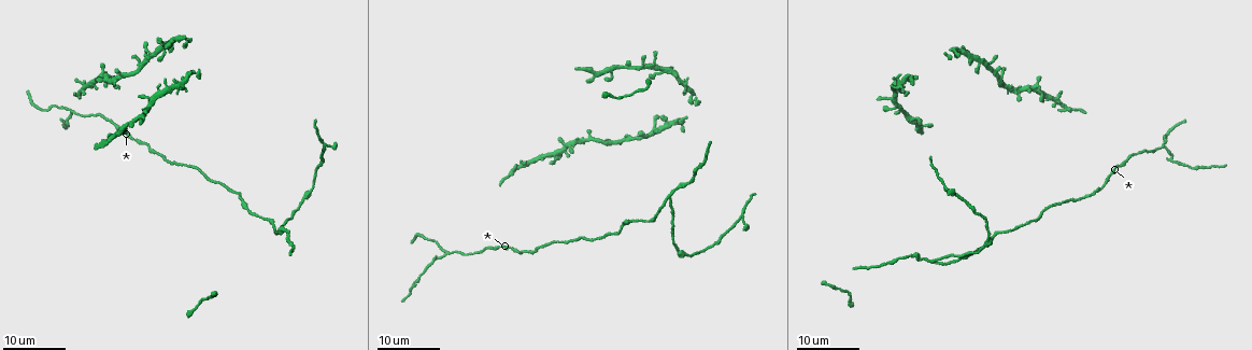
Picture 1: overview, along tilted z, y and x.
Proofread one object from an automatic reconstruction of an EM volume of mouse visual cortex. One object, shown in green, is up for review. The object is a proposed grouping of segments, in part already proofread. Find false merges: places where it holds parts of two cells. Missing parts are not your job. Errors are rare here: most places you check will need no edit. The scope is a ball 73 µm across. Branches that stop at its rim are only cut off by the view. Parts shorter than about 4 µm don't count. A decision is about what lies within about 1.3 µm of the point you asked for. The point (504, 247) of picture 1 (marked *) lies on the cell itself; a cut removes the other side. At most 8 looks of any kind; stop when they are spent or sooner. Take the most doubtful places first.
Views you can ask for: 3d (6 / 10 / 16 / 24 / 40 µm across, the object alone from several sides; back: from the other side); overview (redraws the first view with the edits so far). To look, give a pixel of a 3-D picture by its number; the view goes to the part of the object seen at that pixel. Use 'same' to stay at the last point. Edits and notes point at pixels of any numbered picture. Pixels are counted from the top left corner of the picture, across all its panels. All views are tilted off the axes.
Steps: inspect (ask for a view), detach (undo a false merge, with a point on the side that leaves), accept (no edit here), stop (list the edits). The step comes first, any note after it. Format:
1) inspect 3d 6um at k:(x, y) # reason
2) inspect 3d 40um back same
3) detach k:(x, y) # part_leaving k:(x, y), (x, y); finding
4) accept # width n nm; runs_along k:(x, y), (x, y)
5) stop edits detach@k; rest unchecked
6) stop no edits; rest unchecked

inspect 3d 16um at 1:(71, 110) # three-way junction

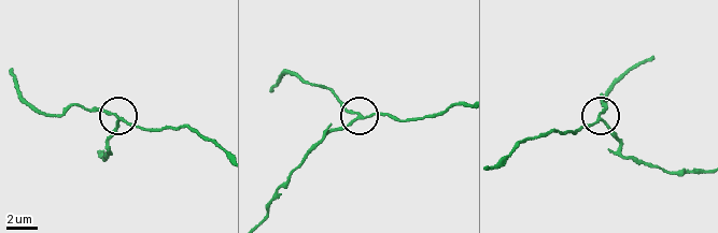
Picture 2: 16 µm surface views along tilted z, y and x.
inspect 3d 6um at 2:(601, 118) # closer look

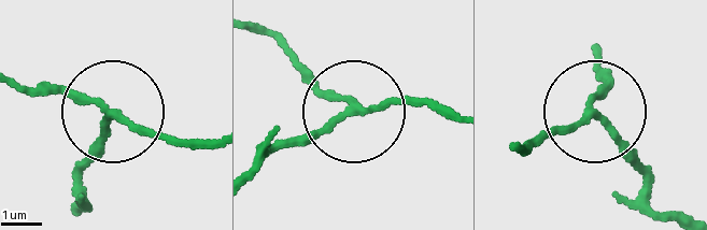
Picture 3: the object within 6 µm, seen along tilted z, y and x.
detach 3:(90, 146) # part_leaving 3:(597, 120), (664, 212); two cells meet here

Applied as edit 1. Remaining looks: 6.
inspect 3d 16um at 1:(669, 196) # two arms in line, one across

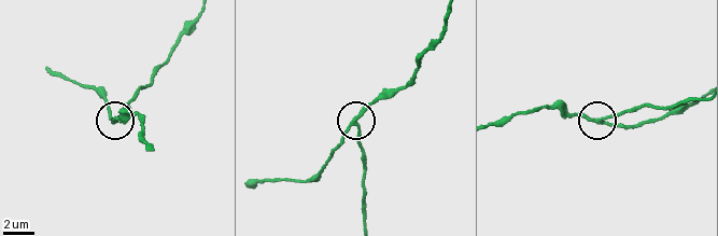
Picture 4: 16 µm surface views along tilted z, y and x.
inspect 3d 10um at 4:(600, 119) # zoom in

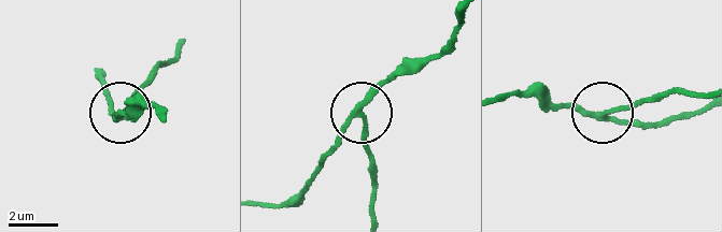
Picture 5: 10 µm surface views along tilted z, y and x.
accept # runs_along 5:(263, 205), (289, 203), (355, 116), (363, 120), (370, 162); one cell here

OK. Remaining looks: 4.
inspect 3d 24um at 1:(990, 239) # thick turns thin

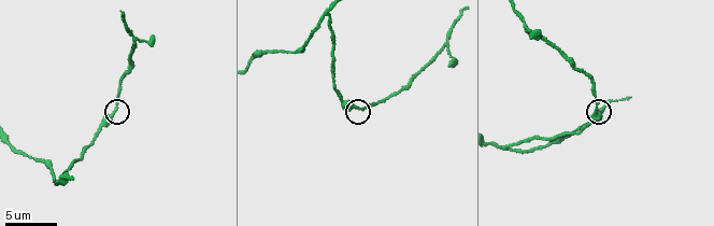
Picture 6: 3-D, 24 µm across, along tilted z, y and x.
inspect 3d 10um at 6:(595, 111) # closer look

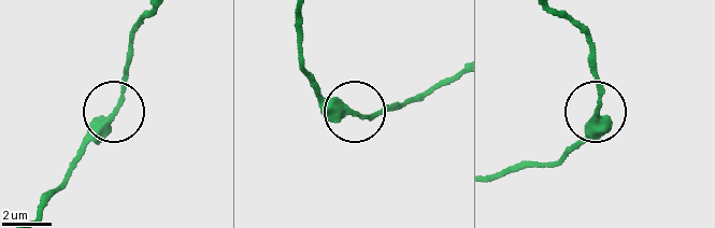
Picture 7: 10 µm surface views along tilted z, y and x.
inspect 3d 10um back at 7:(598, 109)

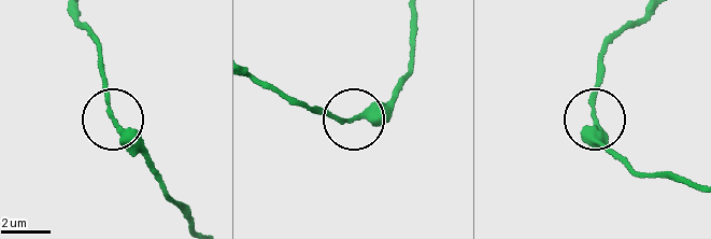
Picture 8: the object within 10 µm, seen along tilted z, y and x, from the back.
accept # runs_along 8:(189, 220), (166, 198), (143, 150), (110, 112), (101, 54); continuous, no second cell

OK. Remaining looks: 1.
stop edits detach@3; rest unchecked

